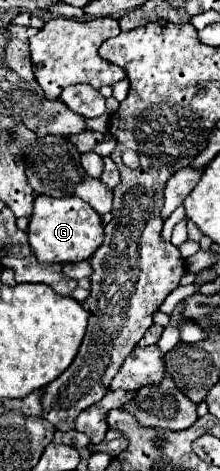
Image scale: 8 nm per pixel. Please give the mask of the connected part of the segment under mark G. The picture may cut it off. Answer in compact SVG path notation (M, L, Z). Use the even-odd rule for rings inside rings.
M36 195L34 211L28 225L28 241L38 261L42 263L76 263L90 259L104 239L100 215L82 199L76 197L48 197Z

